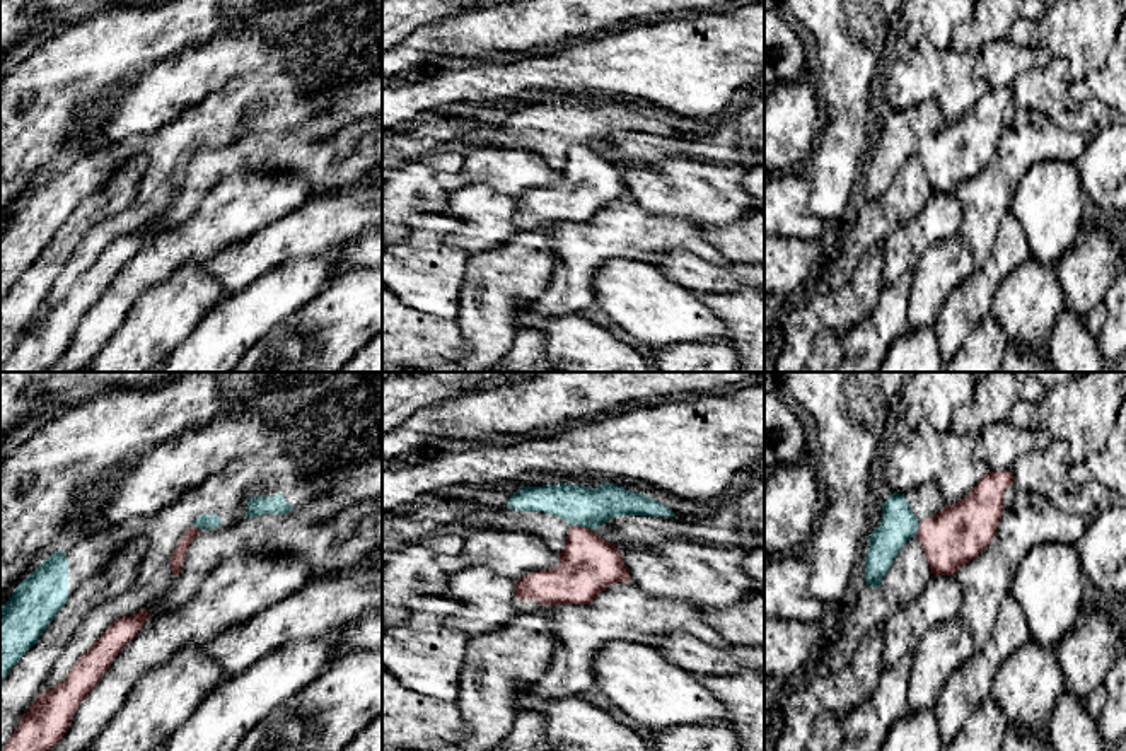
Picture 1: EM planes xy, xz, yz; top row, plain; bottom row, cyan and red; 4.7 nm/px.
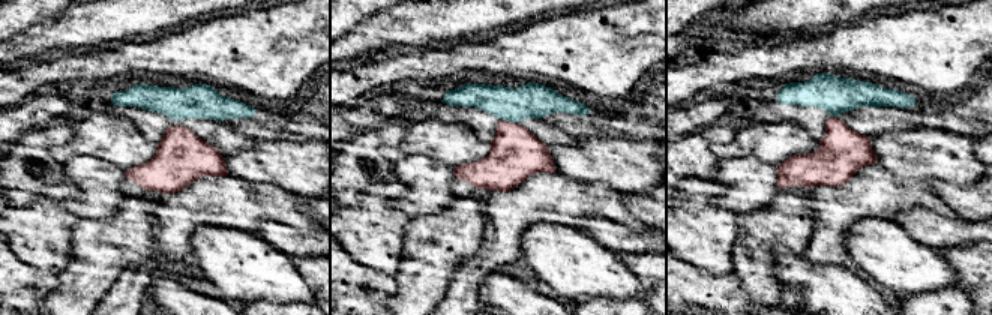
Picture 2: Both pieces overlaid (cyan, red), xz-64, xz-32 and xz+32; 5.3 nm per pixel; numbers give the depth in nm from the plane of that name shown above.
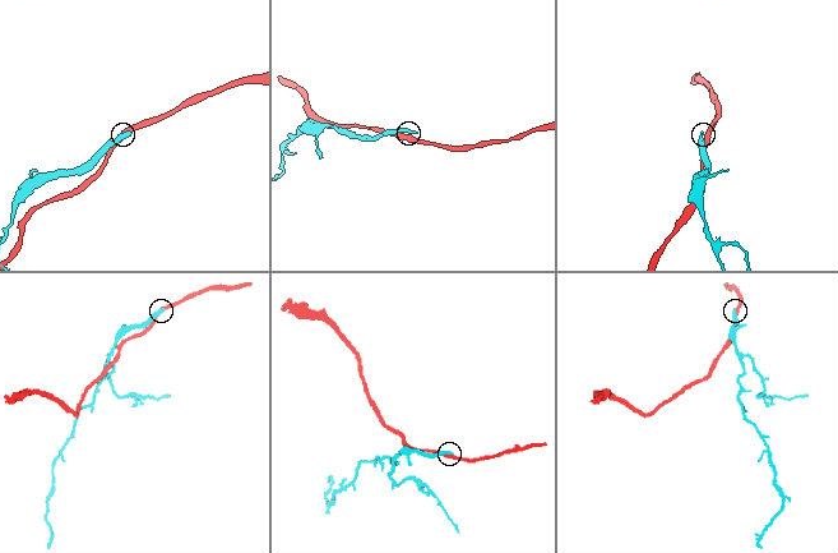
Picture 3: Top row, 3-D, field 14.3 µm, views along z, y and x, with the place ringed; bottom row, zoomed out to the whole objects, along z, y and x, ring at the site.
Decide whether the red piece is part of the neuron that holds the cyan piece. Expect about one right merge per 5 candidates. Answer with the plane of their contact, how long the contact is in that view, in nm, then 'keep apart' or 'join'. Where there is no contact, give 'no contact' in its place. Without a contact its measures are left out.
xz | 90 nm | keep apart

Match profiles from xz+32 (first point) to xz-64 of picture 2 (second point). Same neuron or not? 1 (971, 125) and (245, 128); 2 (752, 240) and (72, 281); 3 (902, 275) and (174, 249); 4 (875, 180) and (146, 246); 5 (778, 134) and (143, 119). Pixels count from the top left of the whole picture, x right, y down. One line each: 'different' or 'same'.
1: same
2: same
3: different
4: different
5: different

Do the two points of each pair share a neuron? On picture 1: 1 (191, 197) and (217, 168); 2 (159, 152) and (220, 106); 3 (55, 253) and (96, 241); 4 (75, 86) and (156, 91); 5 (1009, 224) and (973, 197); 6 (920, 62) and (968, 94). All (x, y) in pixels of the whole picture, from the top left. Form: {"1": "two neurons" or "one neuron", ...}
{"1": "one neuron", "2": "one neuron", "3": "two neurons", "4": "two neurons", "5": "two neurons", "6": "one neuron"}

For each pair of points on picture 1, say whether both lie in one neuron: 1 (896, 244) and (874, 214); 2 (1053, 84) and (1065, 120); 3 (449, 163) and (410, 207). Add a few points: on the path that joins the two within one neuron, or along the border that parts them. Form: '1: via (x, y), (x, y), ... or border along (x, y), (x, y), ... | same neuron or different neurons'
1: border along (922, 210), (908, 221), (894, 221), (881, 246) | different neurons
2: via (1053, 93), (1053, 101), (1062, 111) | same neuron
3: via (435, 166), (412, 193) | same neuron

